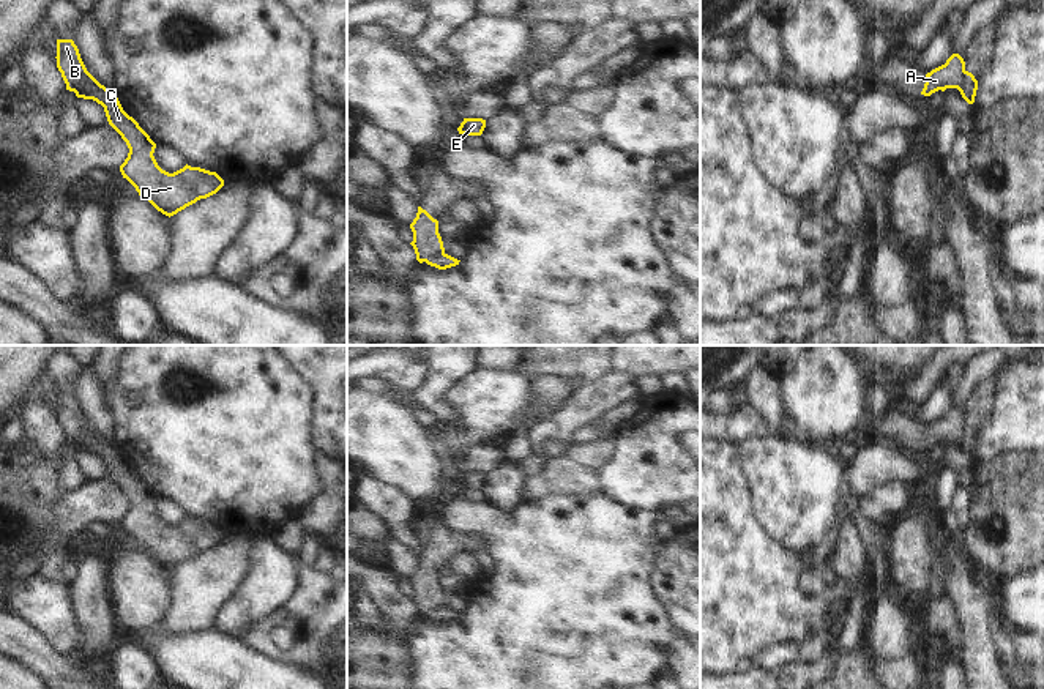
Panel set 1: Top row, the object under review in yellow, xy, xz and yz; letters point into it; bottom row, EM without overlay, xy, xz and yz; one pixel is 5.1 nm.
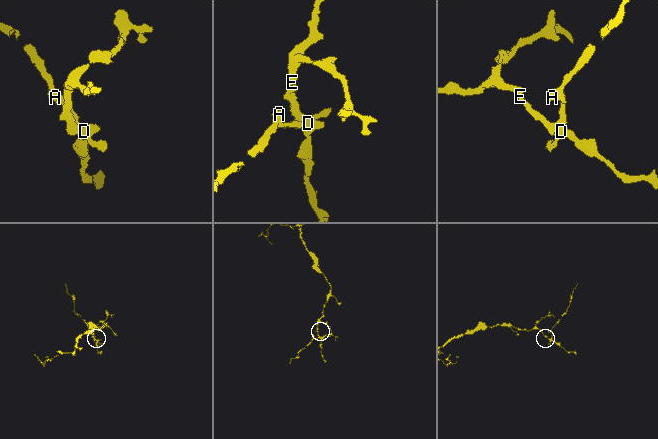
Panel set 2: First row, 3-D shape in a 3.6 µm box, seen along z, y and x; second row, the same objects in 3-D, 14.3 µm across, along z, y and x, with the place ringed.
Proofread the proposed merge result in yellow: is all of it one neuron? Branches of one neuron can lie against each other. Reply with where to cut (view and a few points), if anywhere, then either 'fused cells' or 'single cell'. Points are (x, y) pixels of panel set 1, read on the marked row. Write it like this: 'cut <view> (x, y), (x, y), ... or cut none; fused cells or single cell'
cut xy (87, 71), (76, 85), (67, 87); fused cells

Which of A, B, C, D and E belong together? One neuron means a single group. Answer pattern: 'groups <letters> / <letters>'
groups A B / C D E

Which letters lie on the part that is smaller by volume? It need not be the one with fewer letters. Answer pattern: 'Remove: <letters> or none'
Remove: A, B

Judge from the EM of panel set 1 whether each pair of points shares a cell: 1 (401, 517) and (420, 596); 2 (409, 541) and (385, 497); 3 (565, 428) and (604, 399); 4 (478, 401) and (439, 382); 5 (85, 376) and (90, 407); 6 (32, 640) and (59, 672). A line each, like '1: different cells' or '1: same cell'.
1: different cells
2: same cell
3: same cell
4: different cells
5: same cell
6: same cell

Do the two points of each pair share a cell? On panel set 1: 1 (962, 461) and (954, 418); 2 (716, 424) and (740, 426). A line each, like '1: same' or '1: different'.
1: different
2: same

